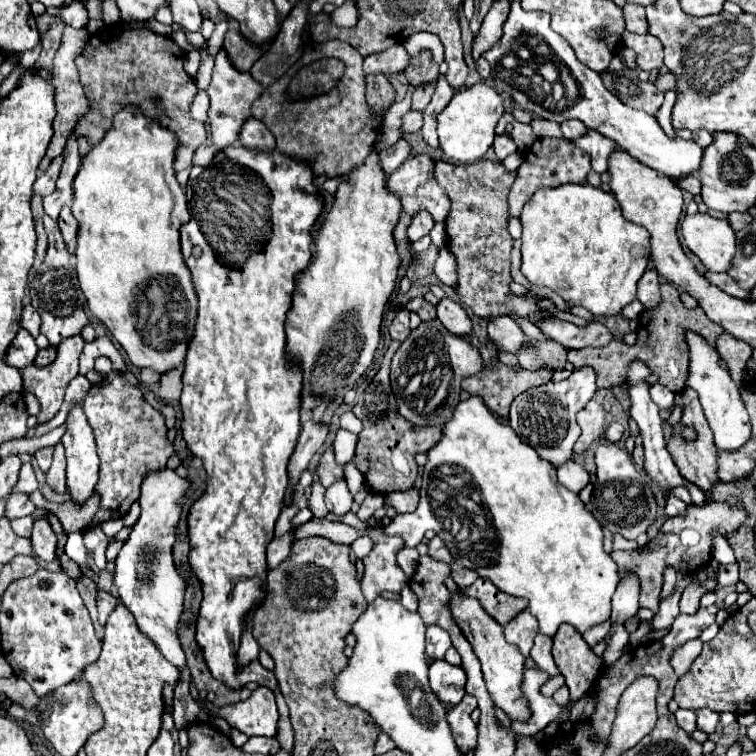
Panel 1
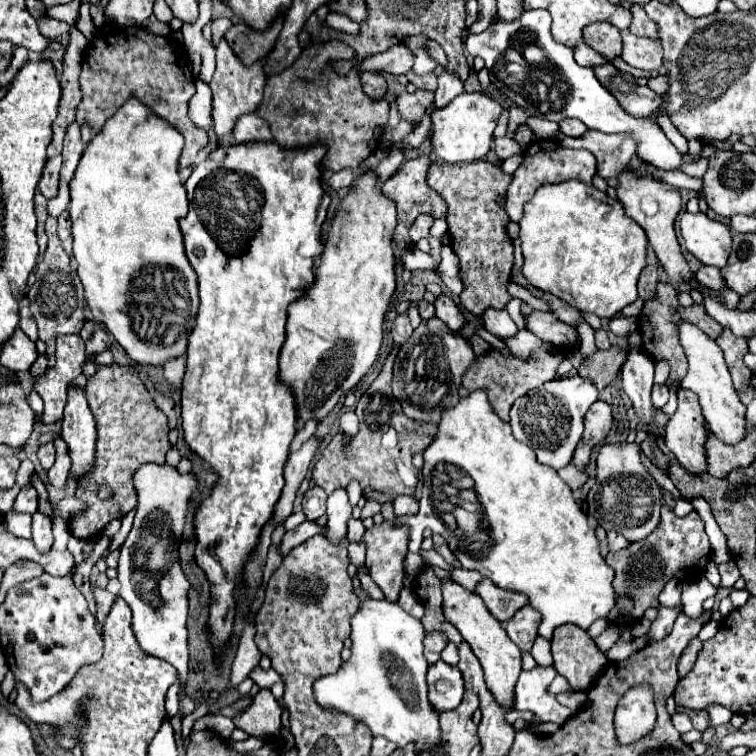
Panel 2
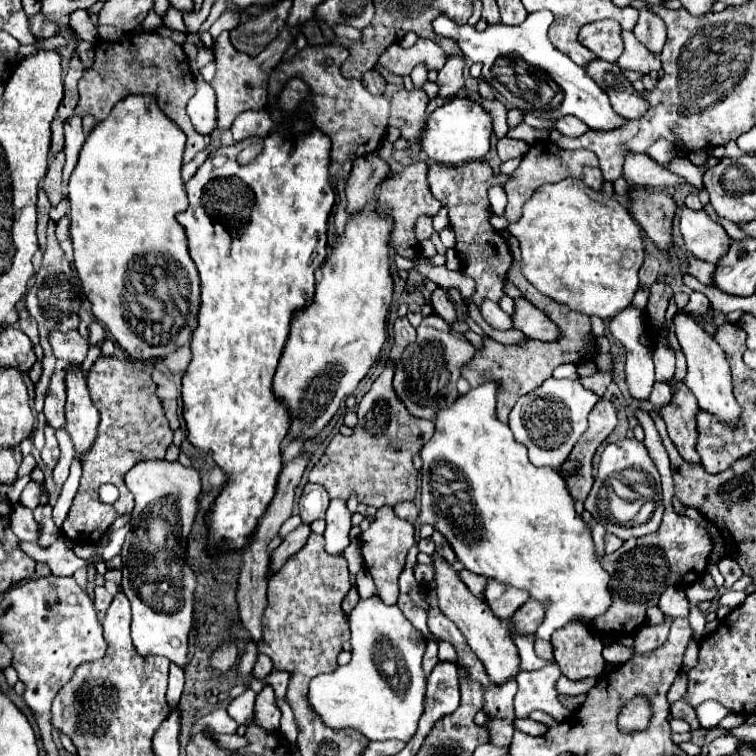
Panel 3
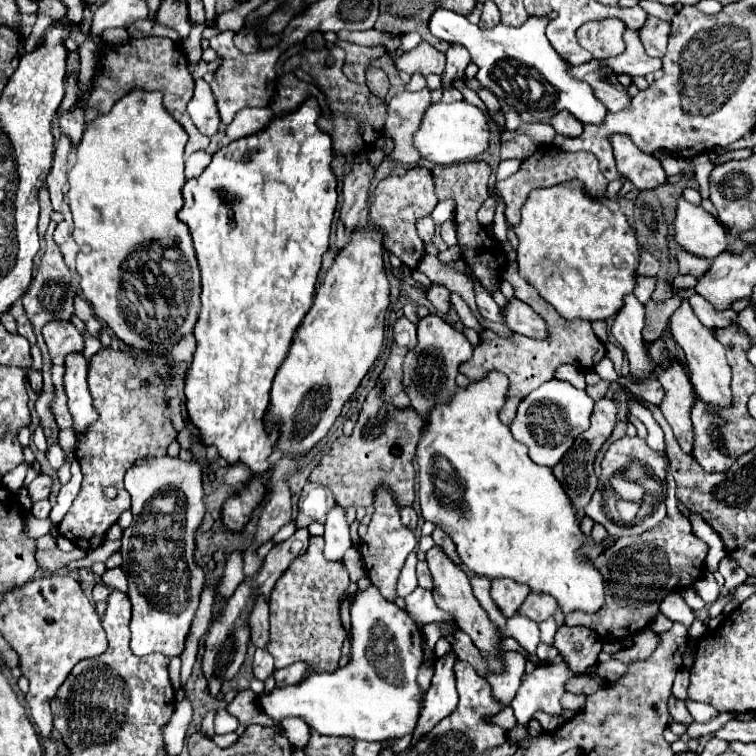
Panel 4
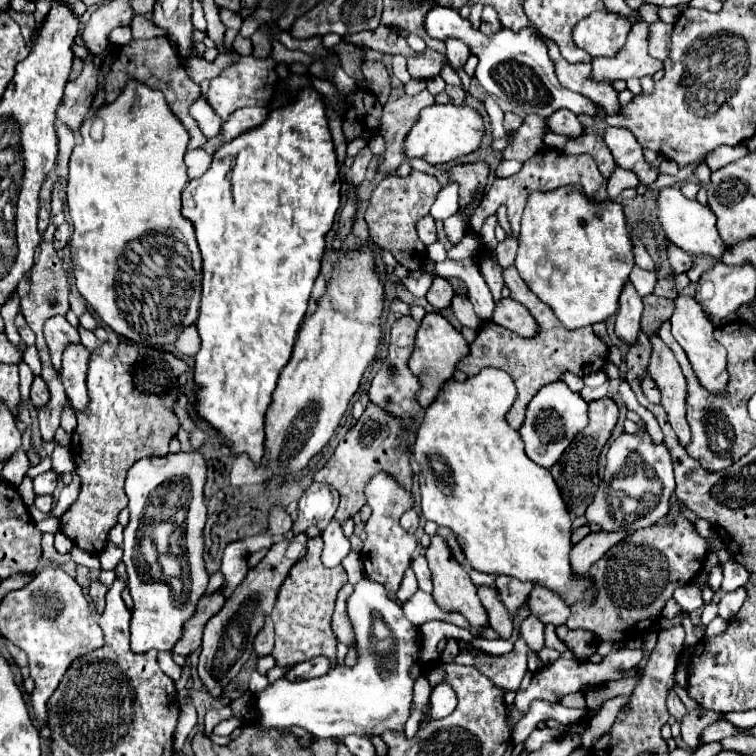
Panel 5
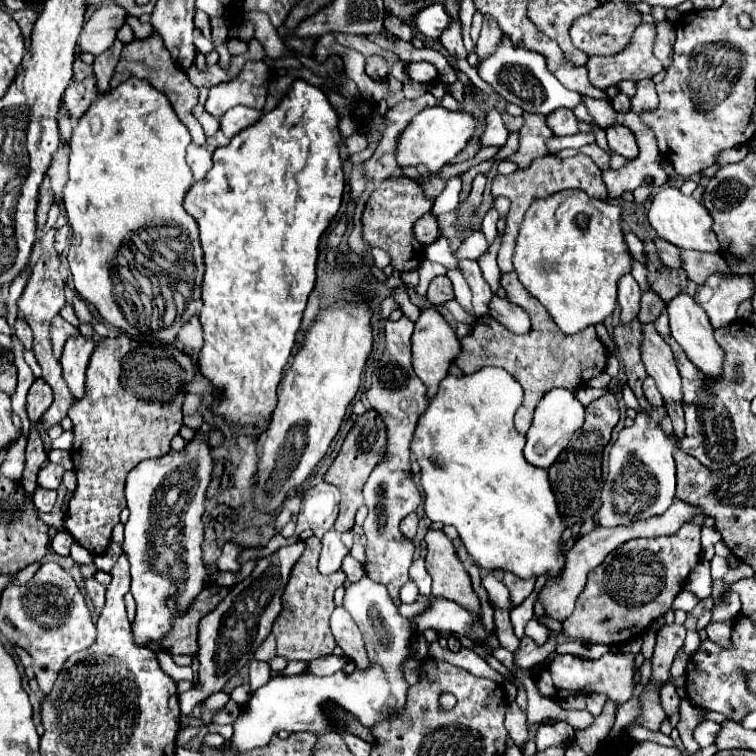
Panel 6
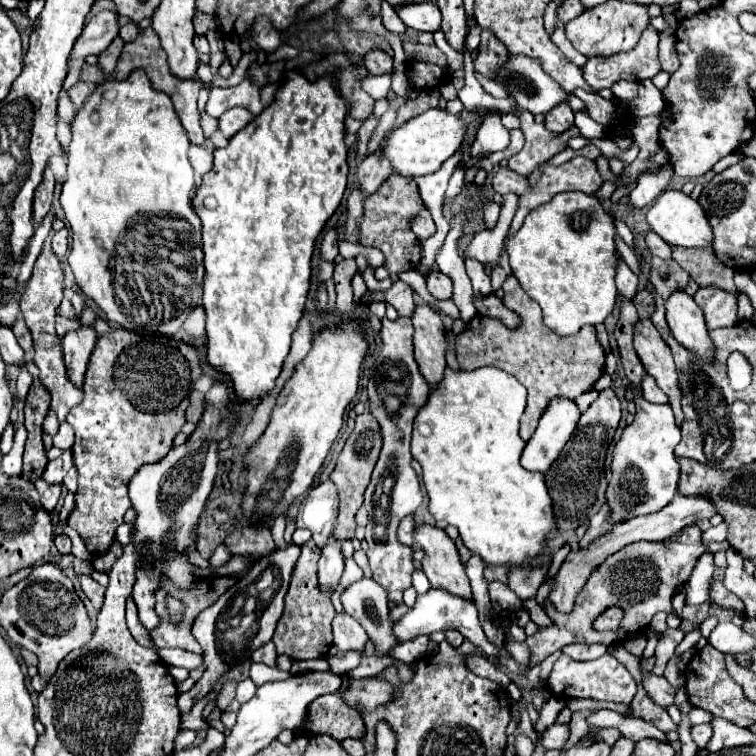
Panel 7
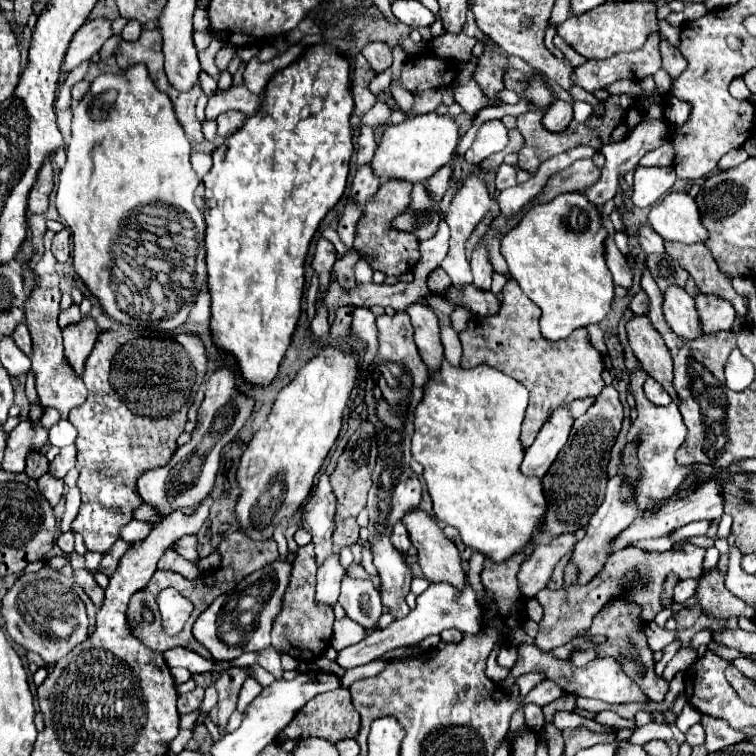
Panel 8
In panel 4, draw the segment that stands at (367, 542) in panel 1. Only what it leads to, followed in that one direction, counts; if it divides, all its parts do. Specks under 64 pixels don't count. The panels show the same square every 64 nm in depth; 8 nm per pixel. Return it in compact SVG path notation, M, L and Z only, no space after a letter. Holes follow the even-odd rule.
M352 546L346 554L344 554L344 566L346 566L346 570L348 570L348 574L350 574L350 582L358 582L362 576L366 576L366 572L364 572L364 562L362 562L362 556L360 556L360 552L358 552L358 548L356 546Z

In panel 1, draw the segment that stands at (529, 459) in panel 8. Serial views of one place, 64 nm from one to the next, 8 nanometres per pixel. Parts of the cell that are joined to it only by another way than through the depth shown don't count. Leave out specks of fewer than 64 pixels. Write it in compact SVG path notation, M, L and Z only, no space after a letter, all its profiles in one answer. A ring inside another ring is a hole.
M592 368L574 370L570 378L562 382L548 382L538 388L530 388L520 394L510 406L510 426L514 432L528 442L542 460L548 460L556 468L572 458L572 448L580 438L580 426L576 424L576 414L594 398L596 394L596 374Z

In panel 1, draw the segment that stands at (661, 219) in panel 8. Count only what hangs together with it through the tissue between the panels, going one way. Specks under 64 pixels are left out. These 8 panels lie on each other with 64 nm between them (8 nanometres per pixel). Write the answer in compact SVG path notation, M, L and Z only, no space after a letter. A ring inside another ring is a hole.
M686 214L682 218L684 244L712 272L726 272L736 252L736 236L726 220L716 220L710 214Z

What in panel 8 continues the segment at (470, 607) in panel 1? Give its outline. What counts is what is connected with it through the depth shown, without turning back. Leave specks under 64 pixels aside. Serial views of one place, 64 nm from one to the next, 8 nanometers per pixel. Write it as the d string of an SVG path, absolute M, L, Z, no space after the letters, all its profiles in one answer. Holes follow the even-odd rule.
M414 508L412 512L408 512L408 516L402 518L402 524L408 528L412 546L418 550L418 564L422 566L424 576L430 582L448 582L448 584L454 584L456 588L462 588L466 578L464 578L464 570L462 570L462 560L458 556L458 548L452 540L448 540L444 536L444 532L432 520L432 516L426 510Z

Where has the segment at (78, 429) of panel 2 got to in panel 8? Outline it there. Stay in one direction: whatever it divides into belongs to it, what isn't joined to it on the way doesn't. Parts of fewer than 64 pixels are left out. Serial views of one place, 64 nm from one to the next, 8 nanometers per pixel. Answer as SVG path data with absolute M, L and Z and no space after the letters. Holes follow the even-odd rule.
M82 318L80 324L70 324L68 328L62 330L64 354L78 374L82 374L84 362L86 362L88 354L92 352L98 334L100 332L98 332L94 318Z

